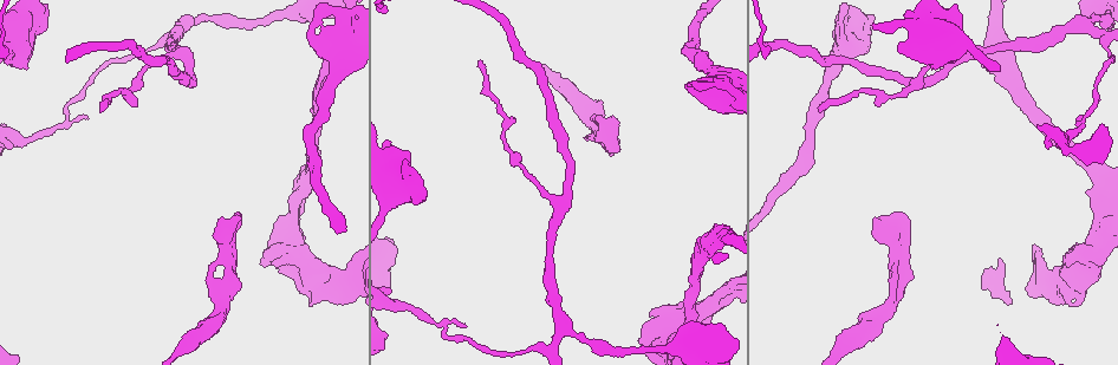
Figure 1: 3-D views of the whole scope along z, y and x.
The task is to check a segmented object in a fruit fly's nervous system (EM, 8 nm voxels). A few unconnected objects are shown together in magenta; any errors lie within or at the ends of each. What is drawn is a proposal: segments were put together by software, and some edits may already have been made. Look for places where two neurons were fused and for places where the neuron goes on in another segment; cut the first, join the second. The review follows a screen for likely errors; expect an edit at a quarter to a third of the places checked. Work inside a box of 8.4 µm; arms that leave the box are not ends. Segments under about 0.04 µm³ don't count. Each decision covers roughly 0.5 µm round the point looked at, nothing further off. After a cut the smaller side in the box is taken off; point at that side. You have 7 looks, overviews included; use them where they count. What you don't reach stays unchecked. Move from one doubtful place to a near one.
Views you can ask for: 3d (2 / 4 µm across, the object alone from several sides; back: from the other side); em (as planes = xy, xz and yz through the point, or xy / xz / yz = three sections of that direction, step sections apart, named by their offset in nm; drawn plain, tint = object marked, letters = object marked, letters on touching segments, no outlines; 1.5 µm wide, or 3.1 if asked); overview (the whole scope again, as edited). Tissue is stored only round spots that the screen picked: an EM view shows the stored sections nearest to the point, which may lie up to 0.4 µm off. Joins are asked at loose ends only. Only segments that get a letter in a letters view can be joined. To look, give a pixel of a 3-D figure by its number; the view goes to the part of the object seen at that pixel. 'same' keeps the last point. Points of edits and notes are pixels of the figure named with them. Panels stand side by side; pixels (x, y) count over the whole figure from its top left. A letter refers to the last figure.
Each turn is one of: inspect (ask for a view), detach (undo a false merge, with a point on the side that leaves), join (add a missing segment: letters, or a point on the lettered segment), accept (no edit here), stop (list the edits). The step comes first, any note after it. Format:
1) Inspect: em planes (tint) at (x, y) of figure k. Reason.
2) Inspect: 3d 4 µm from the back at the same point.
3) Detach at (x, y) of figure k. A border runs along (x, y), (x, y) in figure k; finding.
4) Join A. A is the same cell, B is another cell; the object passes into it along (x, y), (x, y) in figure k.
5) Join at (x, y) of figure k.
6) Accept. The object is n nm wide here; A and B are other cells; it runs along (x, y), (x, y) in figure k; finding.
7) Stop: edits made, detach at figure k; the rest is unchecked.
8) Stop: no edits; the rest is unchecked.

Inspect: em yz step 8 (tint) at (102, 110) of figure 1. An open end.

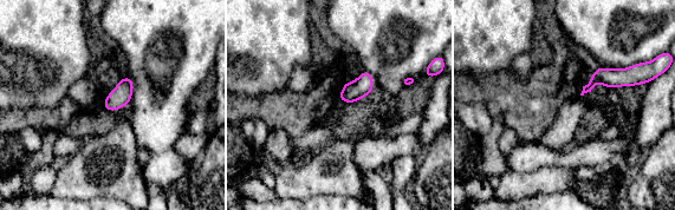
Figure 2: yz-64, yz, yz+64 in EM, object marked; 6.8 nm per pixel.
Inspect: em planes (letters) at the same point.

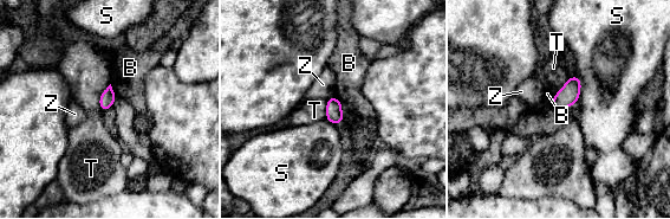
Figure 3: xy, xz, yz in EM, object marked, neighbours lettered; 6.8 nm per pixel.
Accept. The object is 100 nm wide here; B, S, T and Z are other cells; a border runs along (551, 98), (552, 107) in figure 3; none of them fits.

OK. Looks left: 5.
Inspect: em xy step 4 (letters) at (239, 212) of figure 1.

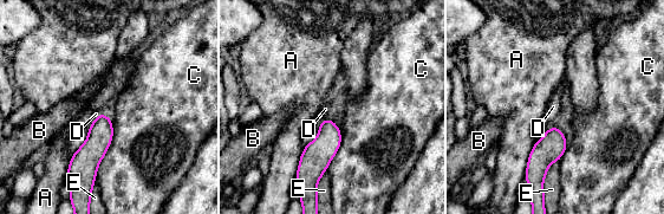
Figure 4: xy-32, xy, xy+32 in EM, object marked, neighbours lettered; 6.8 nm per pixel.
Inspect: em planes (letters) at the same point. Another direction.

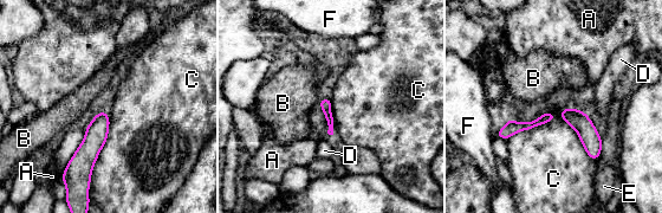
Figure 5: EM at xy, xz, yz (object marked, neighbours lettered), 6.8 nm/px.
Accept. A, B, C, D, E and F are other cells; a border runs along (105, 110), (109, 133), (89, 186) in figure 5; none of them fits.

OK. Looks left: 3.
Inspect: em planes (tint) at (193, 339) of figure 1. Calibre changes.

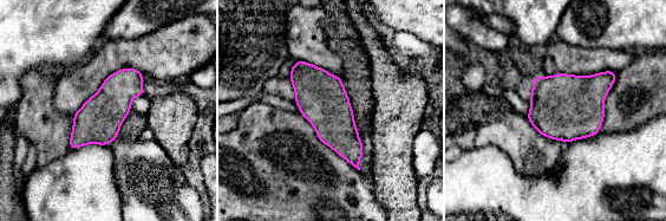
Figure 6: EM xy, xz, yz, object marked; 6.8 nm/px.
Inspect: em planes (letters) at the same point.

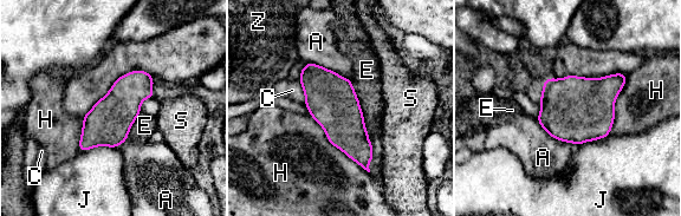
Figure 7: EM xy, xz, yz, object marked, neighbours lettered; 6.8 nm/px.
Accept. The object is 300 nm wide here; A, C, E, H, J, S and Z are other cells; a border runs along (350, 80), (370, 142) in figure 7; one neuron here.

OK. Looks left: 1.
Stop: no edits; the rest is unchecked.

